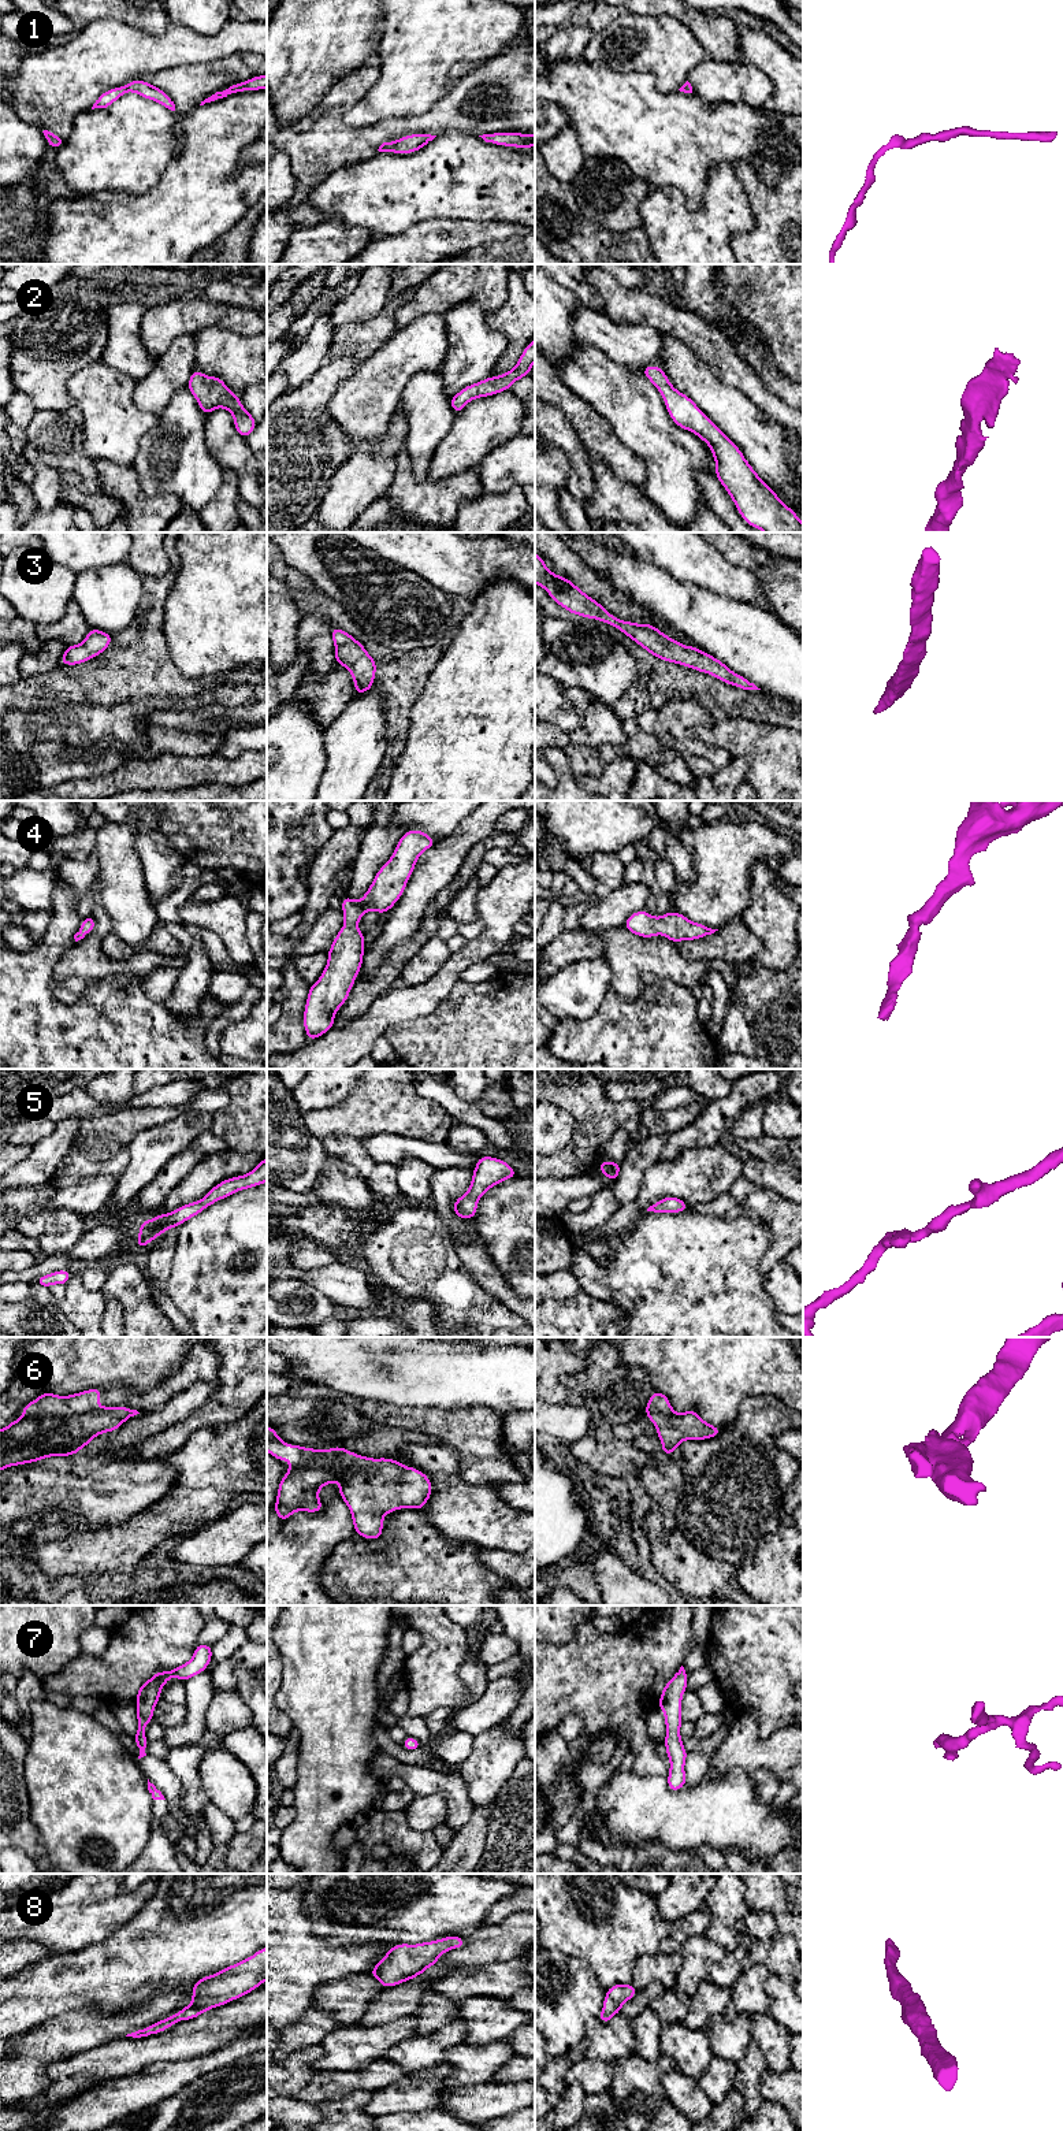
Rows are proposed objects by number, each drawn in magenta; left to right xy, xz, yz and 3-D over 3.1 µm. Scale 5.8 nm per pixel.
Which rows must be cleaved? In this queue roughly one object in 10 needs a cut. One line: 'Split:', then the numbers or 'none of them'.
Split: 6

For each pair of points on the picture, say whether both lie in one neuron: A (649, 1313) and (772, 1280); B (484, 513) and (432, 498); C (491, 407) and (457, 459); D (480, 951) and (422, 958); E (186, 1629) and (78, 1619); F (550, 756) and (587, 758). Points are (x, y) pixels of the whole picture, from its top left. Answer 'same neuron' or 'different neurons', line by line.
A: different neurons
B: different neurons
C: same neuron
D: different neurons
E: different neurons
F: different neurons

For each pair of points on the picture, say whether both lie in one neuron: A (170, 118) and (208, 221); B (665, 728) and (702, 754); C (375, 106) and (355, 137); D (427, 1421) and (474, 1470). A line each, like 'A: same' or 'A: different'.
A: different
B: same
C: different
D: same

